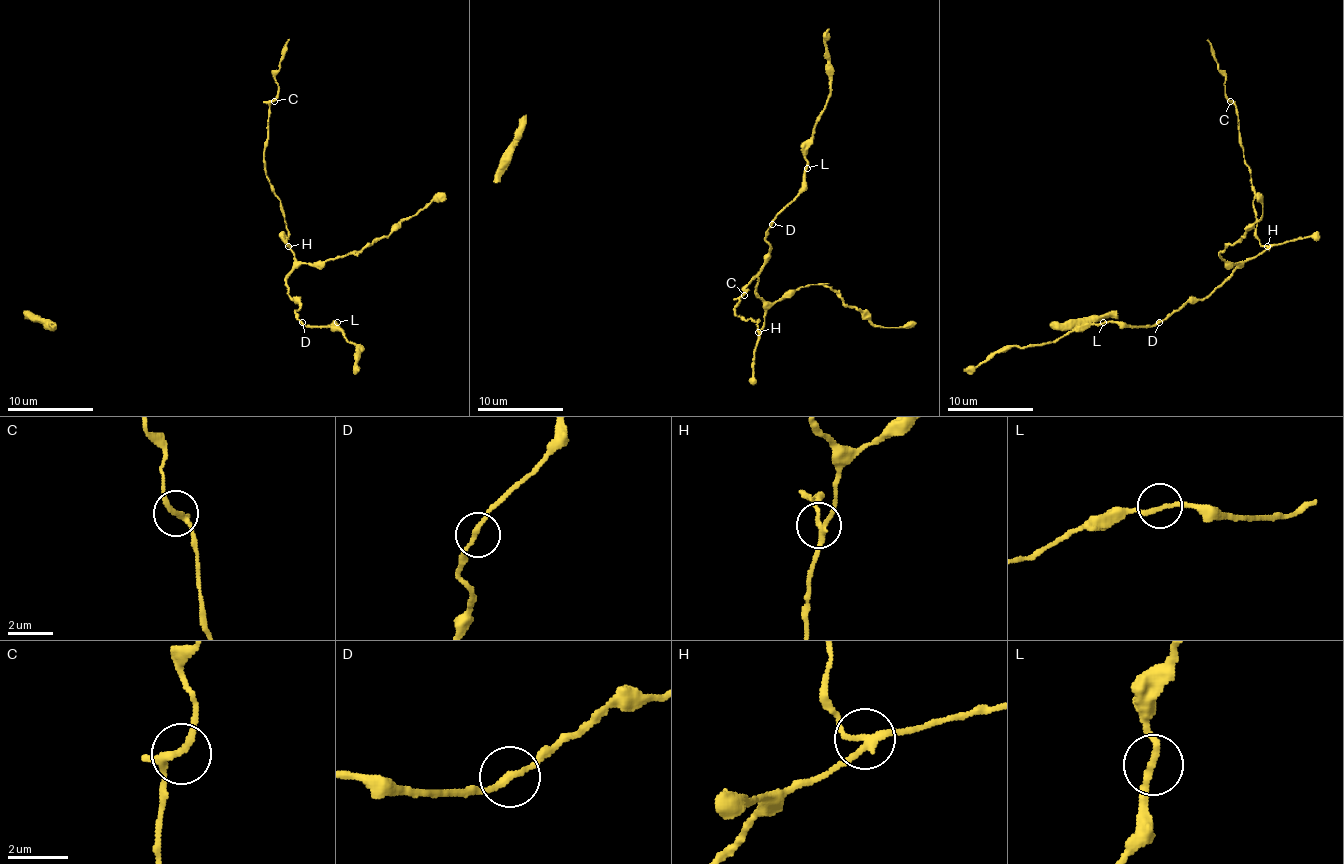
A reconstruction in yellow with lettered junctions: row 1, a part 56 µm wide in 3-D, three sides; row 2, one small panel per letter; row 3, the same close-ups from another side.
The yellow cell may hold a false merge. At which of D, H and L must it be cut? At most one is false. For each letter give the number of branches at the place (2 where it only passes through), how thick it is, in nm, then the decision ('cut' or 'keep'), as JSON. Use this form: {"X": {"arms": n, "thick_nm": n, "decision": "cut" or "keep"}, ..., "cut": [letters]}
{"D": {"arms": 2, "thick_nm": 190, "decision": "keep"}, "H": {"arms": 3, "thick_nm": 180, "decision": "cut"}, "L": {"arms": 2, "thick_nm": 200, "decision": "keep"}, "cut": ["H"]}

